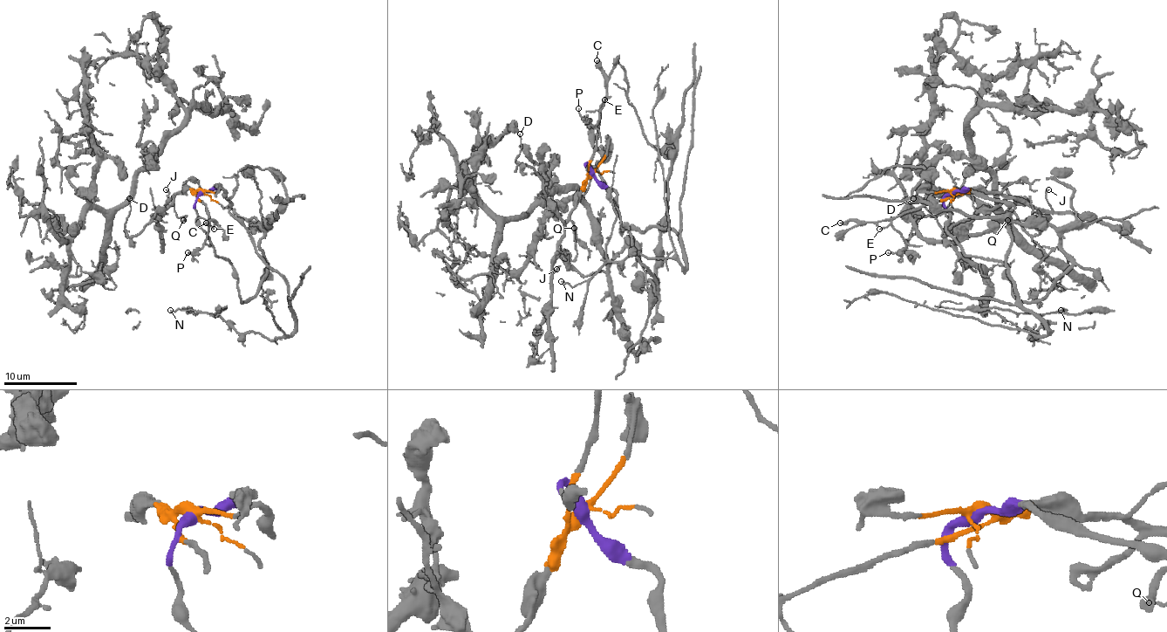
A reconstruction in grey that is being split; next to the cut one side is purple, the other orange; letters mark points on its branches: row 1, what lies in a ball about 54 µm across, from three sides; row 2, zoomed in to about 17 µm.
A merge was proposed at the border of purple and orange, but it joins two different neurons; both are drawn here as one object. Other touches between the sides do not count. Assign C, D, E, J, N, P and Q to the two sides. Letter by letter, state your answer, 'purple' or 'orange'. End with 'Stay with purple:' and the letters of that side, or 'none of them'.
C: orange
D: orange
E: orange
J: orange
N: purple
P: orange
Q: orange
Stay with purple: N

